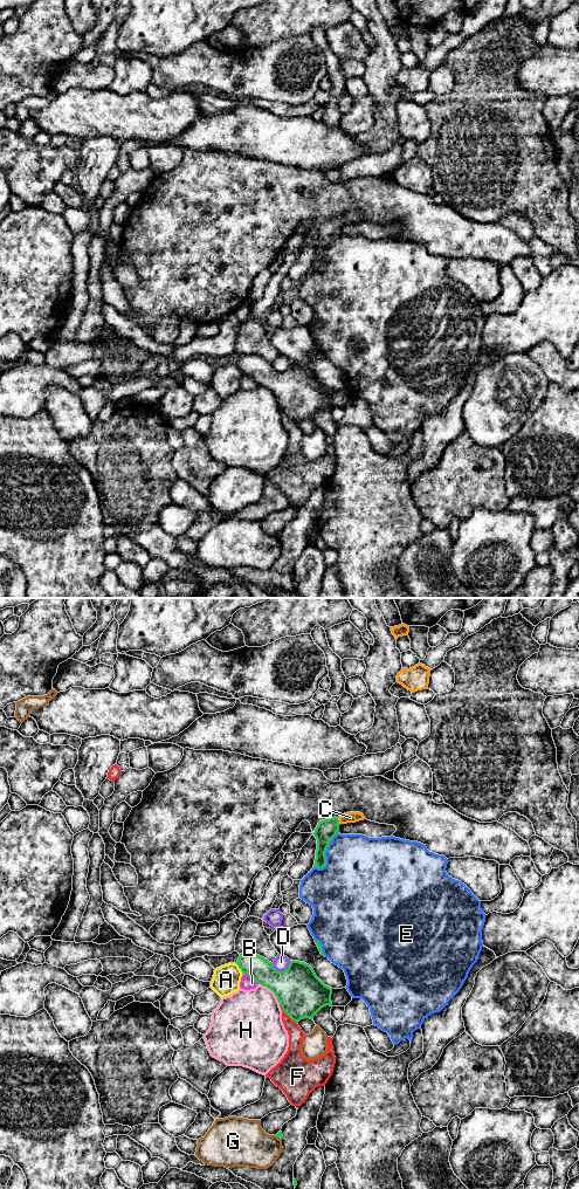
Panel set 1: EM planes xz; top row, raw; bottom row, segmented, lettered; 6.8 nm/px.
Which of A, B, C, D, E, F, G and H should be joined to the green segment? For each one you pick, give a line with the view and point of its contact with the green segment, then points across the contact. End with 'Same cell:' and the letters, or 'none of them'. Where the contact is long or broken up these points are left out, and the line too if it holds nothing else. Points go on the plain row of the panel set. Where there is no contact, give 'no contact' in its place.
C: contact xz (338, 222); way xz (325, 231), (338, 222), (350, 218)
Same cell: C

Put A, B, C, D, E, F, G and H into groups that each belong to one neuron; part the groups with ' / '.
A / B / C / D / E / F / G / H

